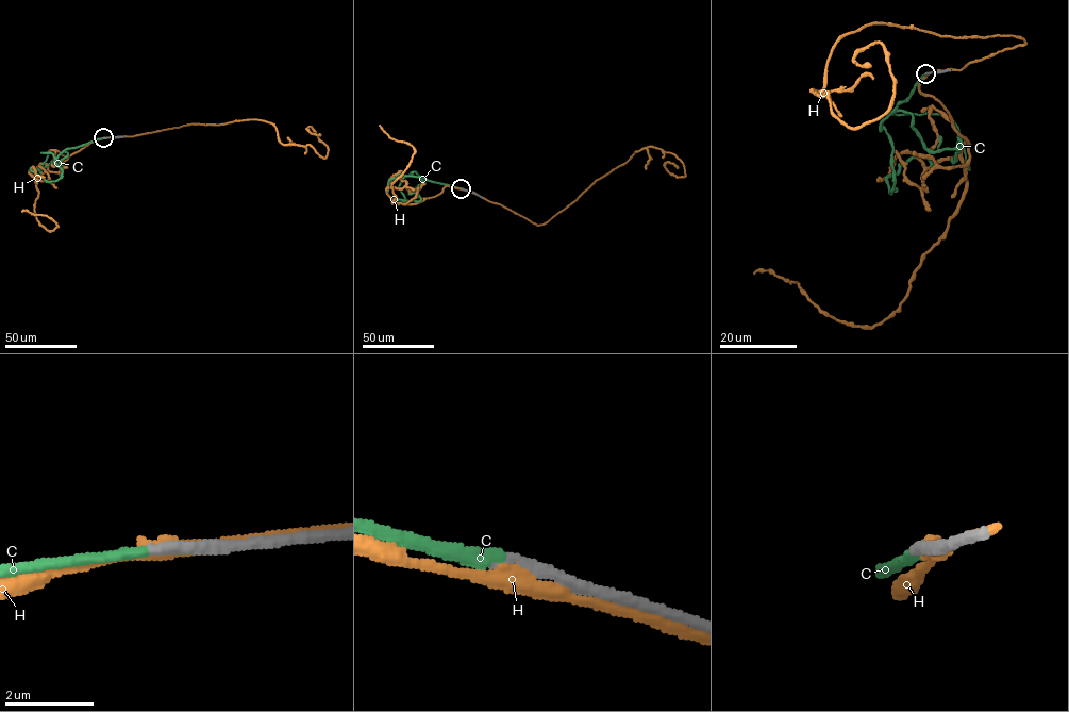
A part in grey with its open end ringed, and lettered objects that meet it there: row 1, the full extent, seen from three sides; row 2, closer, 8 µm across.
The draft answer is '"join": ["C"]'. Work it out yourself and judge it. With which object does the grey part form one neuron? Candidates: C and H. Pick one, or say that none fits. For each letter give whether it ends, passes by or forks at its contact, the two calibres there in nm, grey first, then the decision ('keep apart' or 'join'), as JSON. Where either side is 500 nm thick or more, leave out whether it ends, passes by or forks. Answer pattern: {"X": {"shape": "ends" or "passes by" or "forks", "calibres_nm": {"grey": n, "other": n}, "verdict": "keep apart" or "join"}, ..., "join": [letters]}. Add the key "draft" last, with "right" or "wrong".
{"C": {"shape": "ends", "calibres_nm": {"grey": 280, "other": 280}, "verdict": "join"}, "H": {"shape": "passes by", "calibres_nm": {"grey": 280, "other": 280}, "verdict": "keep apart"}, "join": ["C"], "draft": "right"}

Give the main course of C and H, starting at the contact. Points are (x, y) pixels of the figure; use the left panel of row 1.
C: (104, 137), (64, 150), (54, 159), (62, 177), (54, 181), (47, 181), (30, 168), (29, 172)
H: (105, 137), (260, 119), (276, 127), (281, 143), (310, 145), (326, 158), (328, 147), (307, 128), (320, 134)

